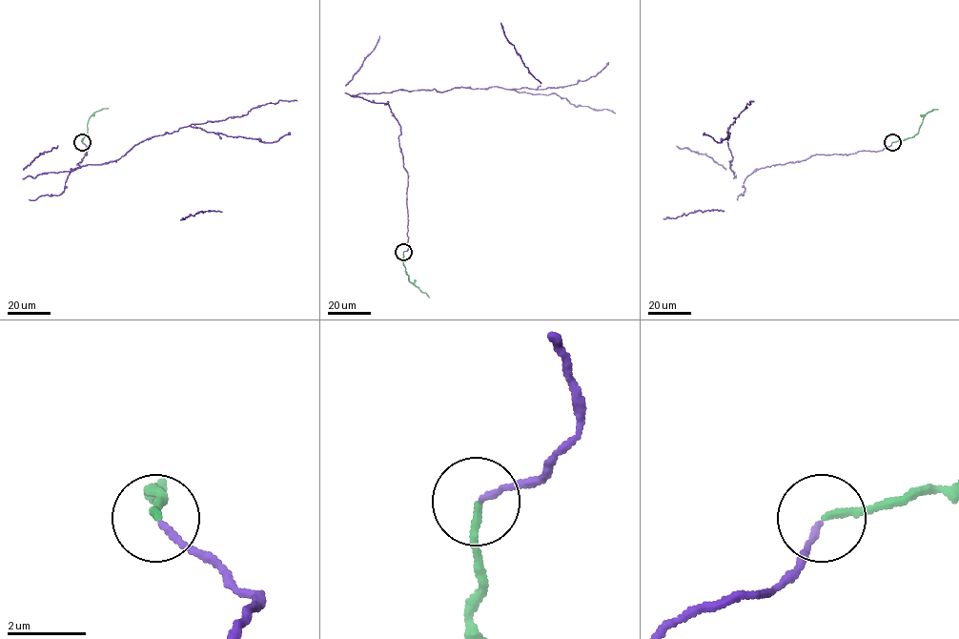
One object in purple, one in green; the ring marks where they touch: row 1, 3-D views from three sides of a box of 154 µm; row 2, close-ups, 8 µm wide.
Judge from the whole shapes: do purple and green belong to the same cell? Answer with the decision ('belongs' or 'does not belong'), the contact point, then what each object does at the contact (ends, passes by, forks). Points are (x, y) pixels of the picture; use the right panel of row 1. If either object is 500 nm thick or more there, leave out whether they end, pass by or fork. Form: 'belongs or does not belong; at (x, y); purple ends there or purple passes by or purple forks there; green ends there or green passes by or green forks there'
belongs; at (892, 142); purple ends there; green ends there

